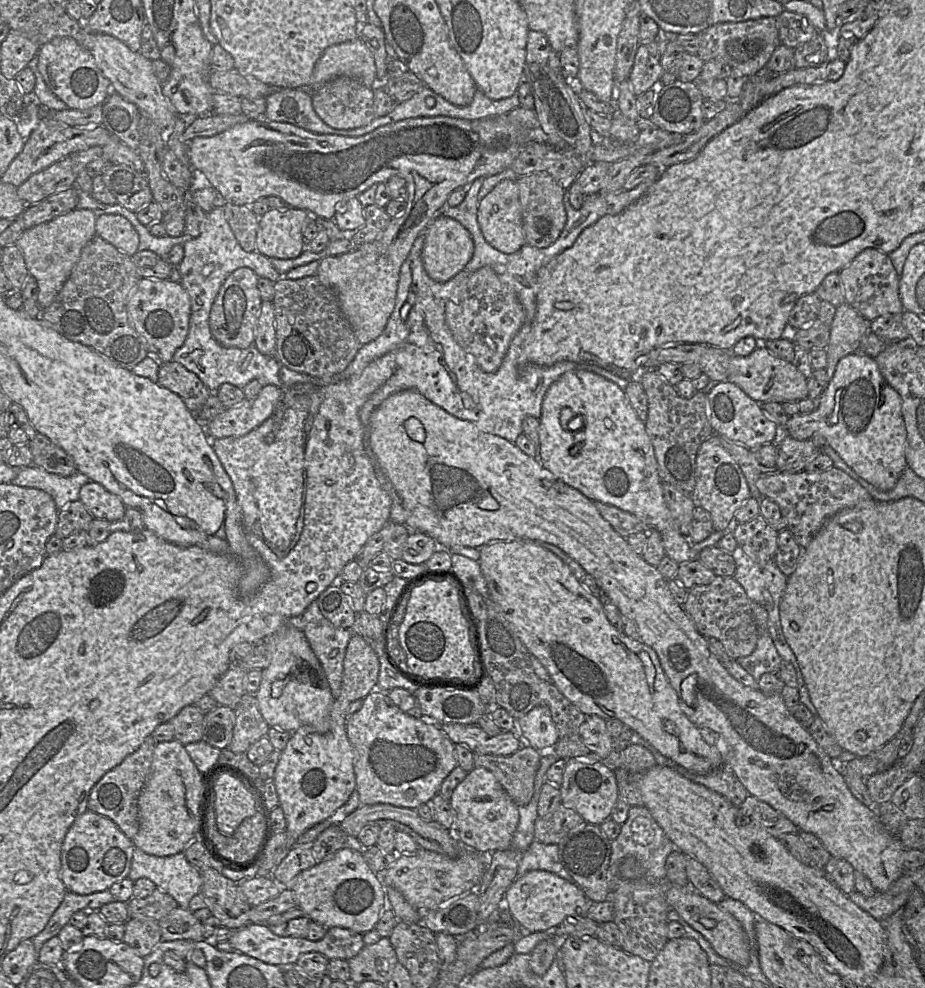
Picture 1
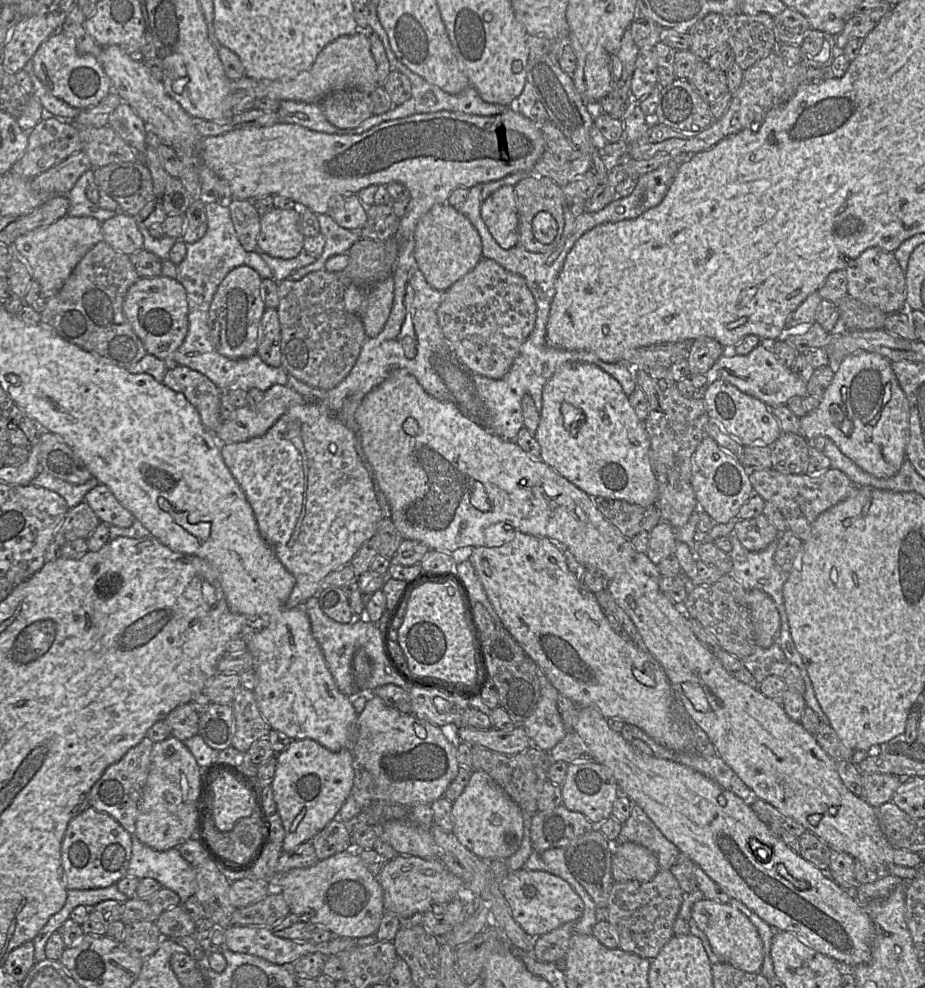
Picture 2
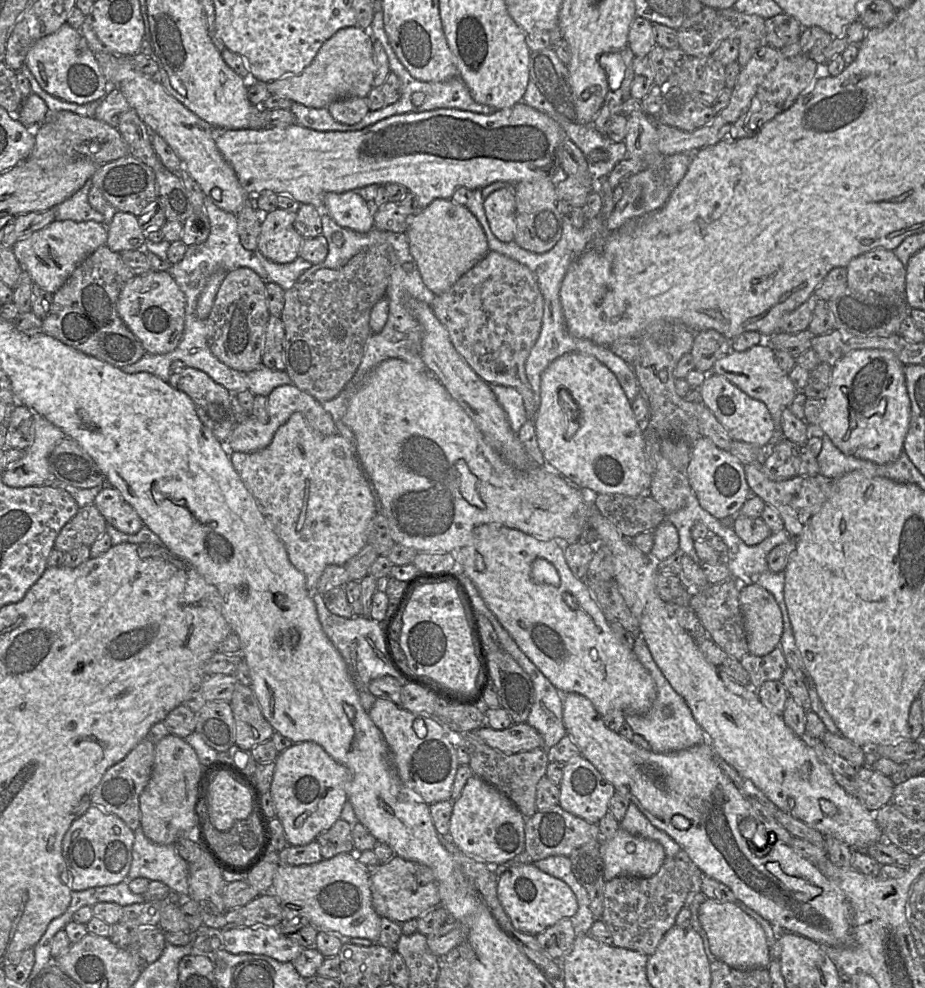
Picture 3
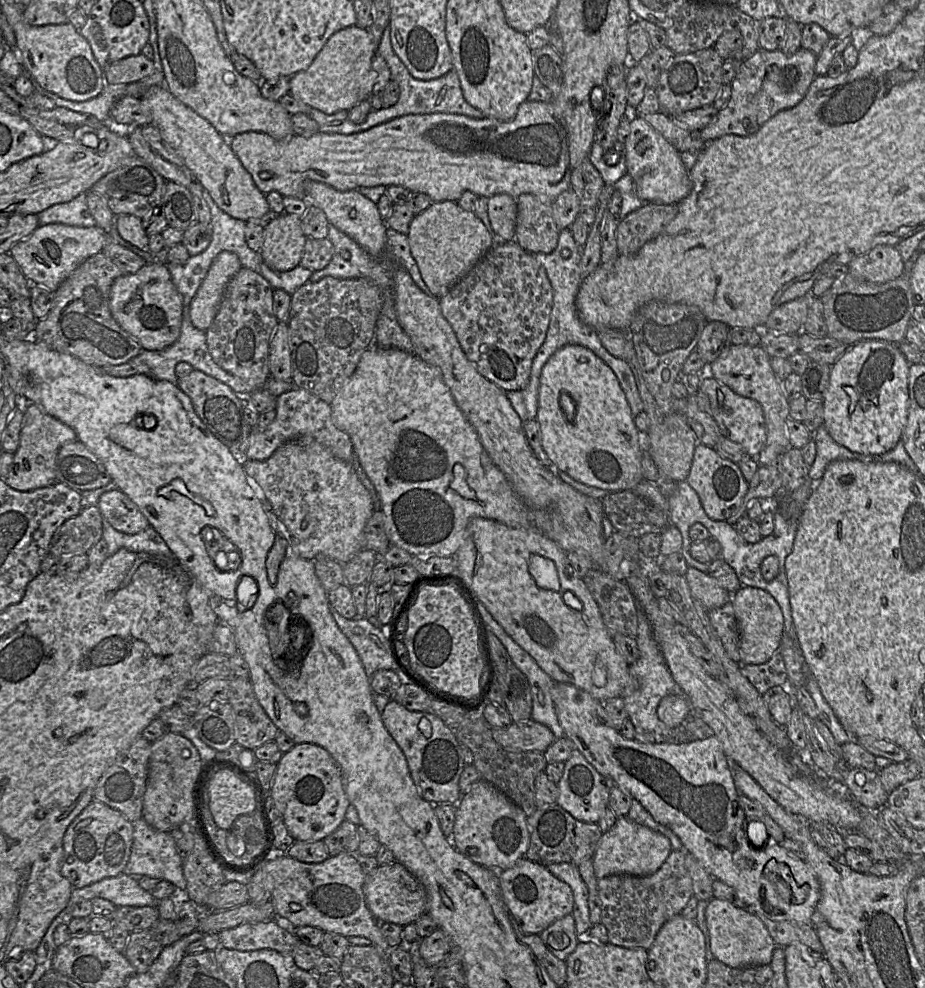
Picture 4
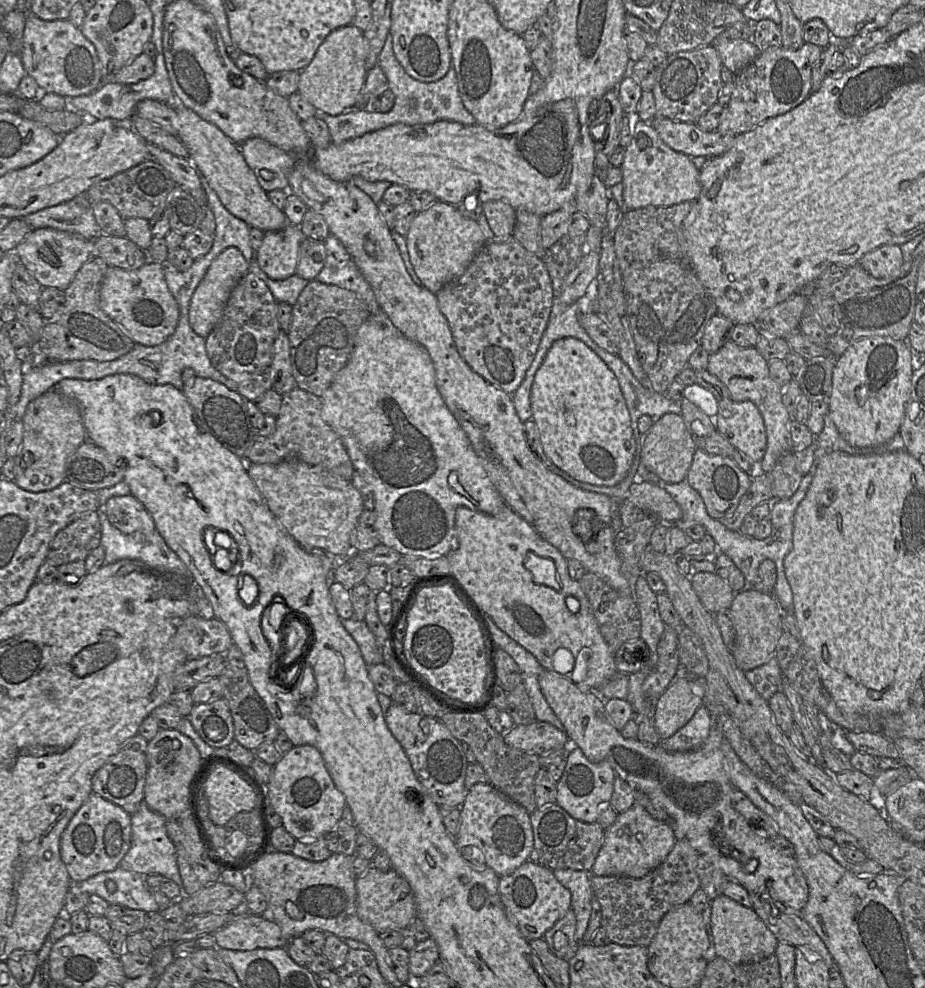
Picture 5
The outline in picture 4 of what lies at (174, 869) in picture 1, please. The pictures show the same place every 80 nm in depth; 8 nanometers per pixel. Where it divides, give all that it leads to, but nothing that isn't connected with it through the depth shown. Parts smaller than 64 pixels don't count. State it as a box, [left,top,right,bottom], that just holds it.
[123,818,186,890]

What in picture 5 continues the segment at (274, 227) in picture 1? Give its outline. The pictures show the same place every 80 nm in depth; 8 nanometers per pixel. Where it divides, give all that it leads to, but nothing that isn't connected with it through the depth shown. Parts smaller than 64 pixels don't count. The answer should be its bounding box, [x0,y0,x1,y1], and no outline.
[256,223,304,280]

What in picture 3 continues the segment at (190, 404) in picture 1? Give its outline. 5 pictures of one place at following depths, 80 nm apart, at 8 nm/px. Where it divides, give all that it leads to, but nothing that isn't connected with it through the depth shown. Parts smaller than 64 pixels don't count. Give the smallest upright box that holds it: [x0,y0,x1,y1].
[167,366,238,442]

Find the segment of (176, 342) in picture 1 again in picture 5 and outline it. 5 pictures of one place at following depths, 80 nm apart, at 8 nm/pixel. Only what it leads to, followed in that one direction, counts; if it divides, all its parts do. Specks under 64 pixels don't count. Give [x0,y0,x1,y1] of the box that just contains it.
[100,262,179,346]

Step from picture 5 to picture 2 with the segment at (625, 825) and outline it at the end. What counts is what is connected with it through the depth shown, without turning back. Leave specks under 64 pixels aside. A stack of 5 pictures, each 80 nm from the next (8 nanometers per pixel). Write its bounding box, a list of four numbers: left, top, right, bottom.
[612,842,659,882]

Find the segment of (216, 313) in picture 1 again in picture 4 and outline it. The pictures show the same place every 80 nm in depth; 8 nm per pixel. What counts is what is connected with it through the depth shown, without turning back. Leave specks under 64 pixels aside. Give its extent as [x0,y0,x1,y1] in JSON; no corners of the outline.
[206,267,279,390]

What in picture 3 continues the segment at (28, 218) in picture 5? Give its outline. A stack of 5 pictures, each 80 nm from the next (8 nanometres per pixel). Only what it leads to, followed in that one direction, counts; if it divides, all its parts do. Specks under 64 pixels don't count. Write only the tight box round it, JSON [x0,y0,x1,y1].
[53,180,104,222]

